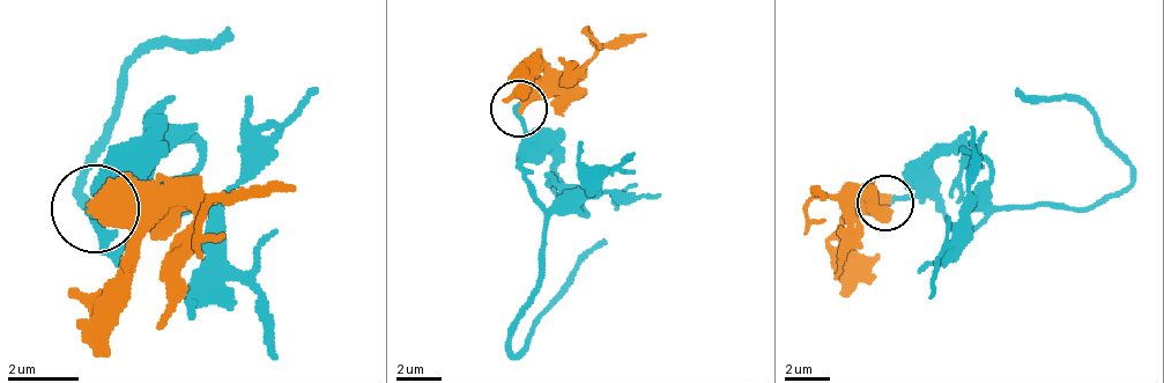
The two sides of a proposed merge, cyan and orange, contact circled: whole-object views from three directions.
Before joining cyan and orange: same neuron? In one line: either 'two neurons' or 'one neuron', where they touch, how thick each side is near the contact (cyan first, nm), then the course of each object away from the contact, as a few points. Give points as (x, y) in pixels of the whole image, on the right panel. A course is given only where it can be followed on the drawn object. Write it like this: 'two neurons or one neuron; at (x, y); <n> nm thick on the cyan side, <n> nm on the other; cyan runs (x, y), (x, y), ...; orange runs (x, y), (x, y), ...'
one neuron; at (884, 203); 200 nm thick on the cyan side, 600 nm on the other; cyan runs (883, 201), (922, 196), (973, 229), (991, 213), (1092, 207), (1126, 184), (1132, 162), (1075, 100), (1013, 88); orange runs (883, 201), (827, 196), (805, 207), (827, 218)

